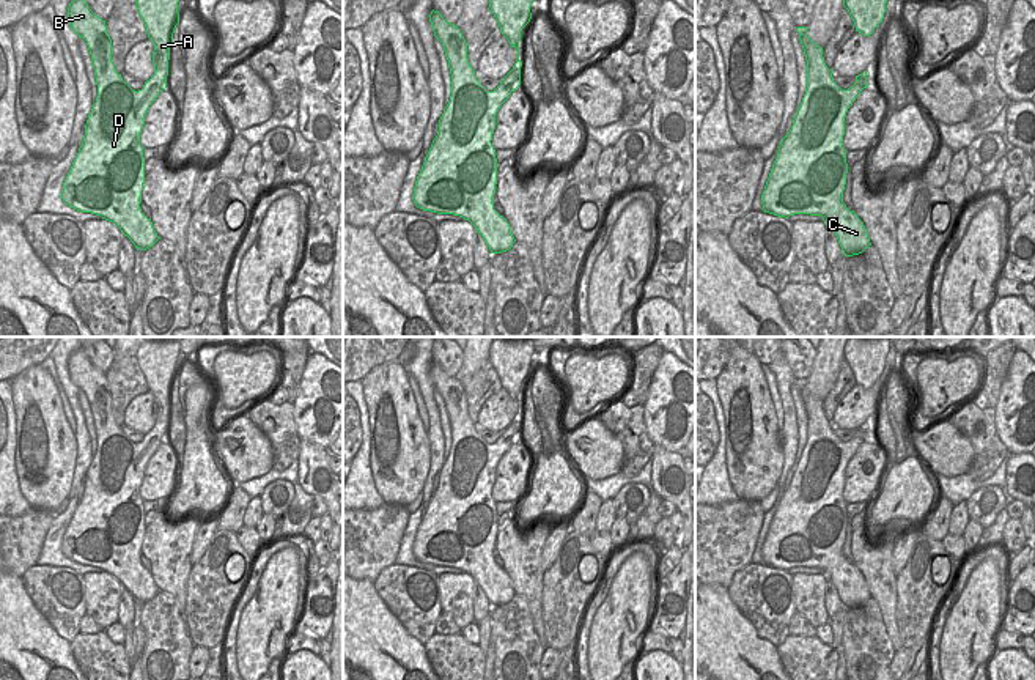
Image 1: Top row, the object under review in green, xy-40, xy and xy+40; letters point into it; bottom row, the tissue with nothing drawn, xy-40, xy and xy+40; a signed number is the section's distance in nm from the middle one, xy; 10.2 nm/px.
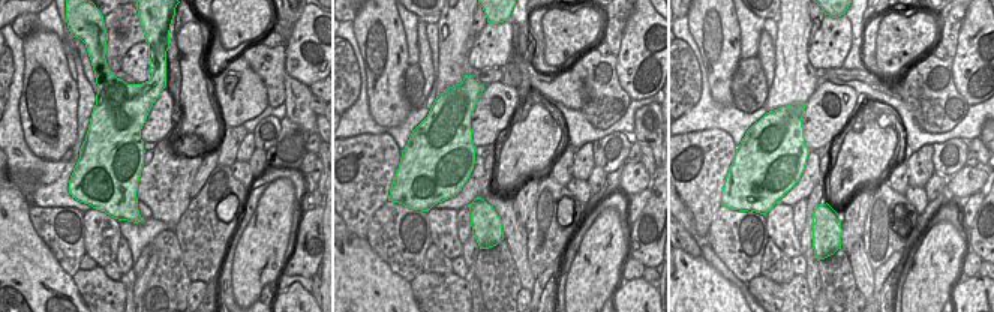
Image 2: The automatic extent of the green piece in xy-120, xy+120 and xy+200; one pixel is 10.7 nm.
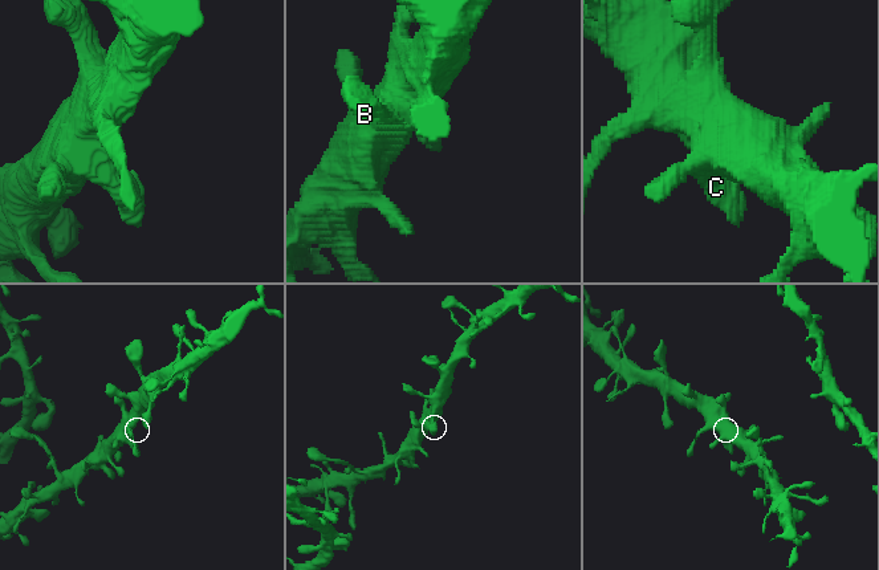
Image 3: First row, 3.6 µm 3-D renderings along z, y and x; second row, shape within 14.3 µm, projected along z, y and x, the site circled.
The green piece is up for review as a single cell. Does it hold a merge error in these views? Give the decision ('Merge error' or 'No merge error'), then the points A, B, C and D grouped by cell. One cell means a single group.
No merge error. Groups: A B C D

